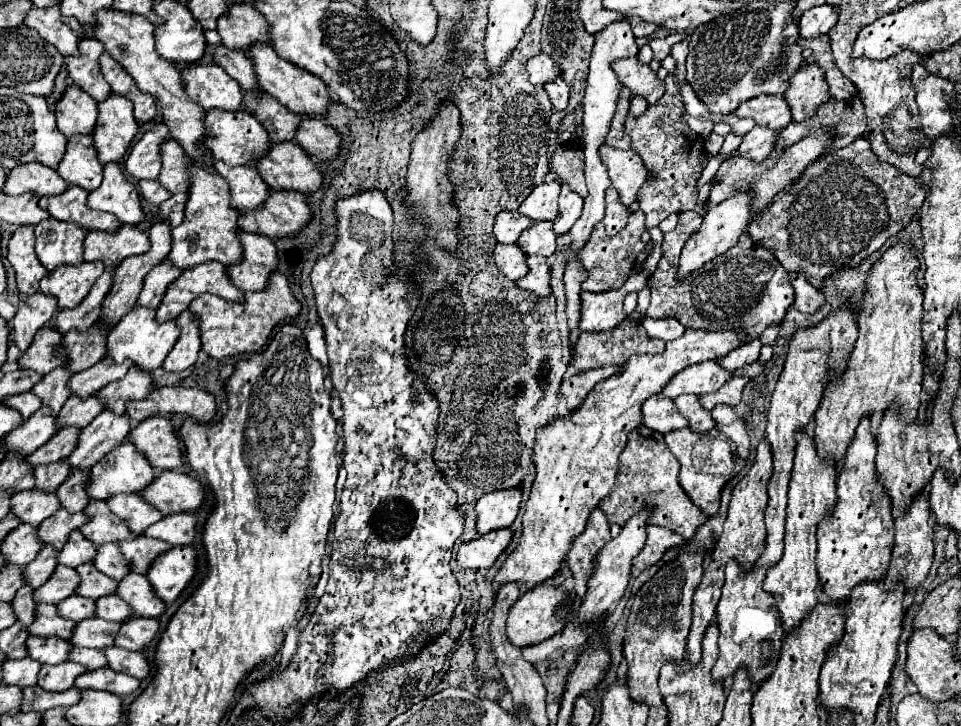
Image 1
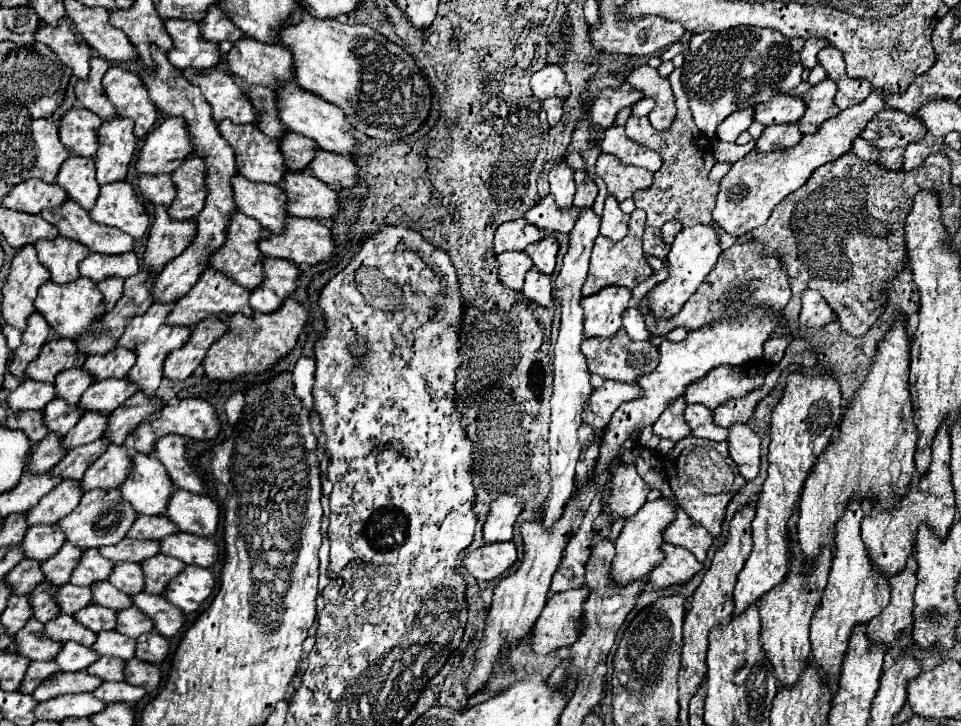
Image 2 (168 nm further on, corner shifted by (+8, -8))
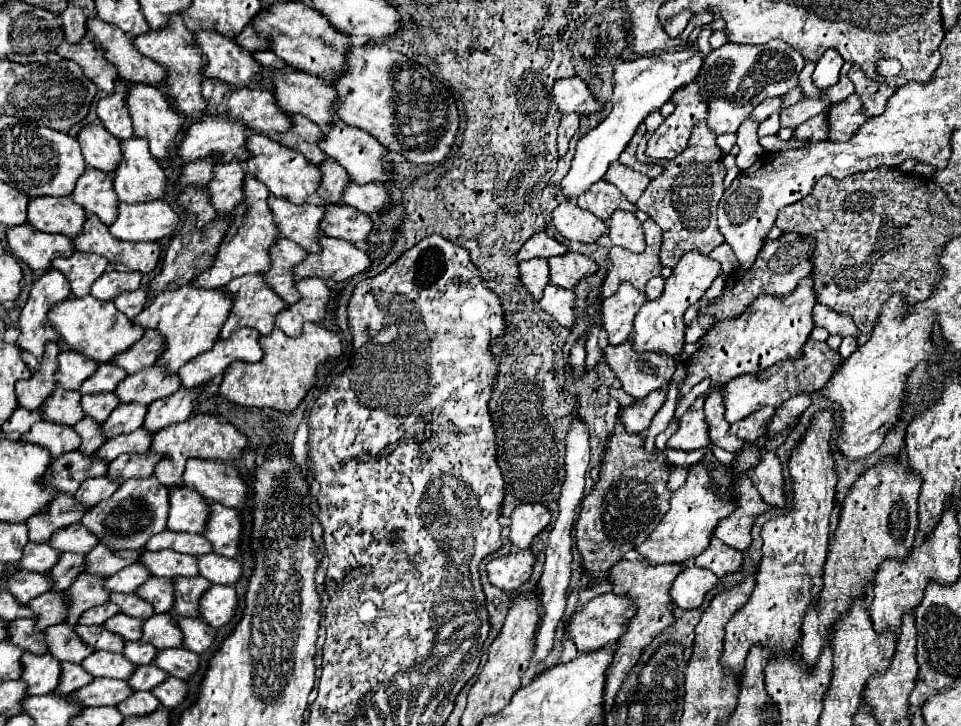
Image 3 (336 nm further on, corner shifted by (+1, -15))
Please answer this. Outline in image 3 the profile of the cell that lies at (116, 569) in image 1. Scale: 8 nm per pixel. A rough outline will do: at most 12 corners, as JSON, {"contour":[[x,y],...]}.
{"contour":[[152,575],[134,595],[172,611],[172,579]]}

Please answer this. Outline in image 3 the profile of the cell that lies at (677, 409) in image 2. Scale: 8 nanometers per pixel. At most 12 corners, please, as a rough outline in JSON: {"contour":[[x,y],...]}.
{"contour":[[699,396],[682,415],[668,447],[692,451],[710,445]]}

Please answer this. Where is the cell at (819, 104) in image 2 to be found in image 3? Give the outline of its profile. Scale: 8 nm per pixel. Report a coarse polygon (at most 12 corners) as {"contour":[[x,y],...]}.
{"contour":[[858,95],[828,107],[828,139],[848,141],[866,117]]}

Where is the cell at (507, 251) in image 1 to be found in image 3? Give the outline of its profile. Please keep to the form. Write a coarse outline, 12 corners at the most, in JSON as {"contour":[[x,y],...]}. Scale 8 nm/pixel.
{"contour":[[546,259],[520,263],[520,281],[538,301],[550,281]]}

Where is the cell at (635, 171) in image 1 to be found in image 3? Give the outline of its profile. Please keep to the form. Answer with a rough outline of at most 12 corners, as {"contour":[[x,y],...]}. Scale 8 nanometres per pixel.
{"contour":[[618,163],[604,179],[616,185],[630,203],[636,203],[650,177]]}

